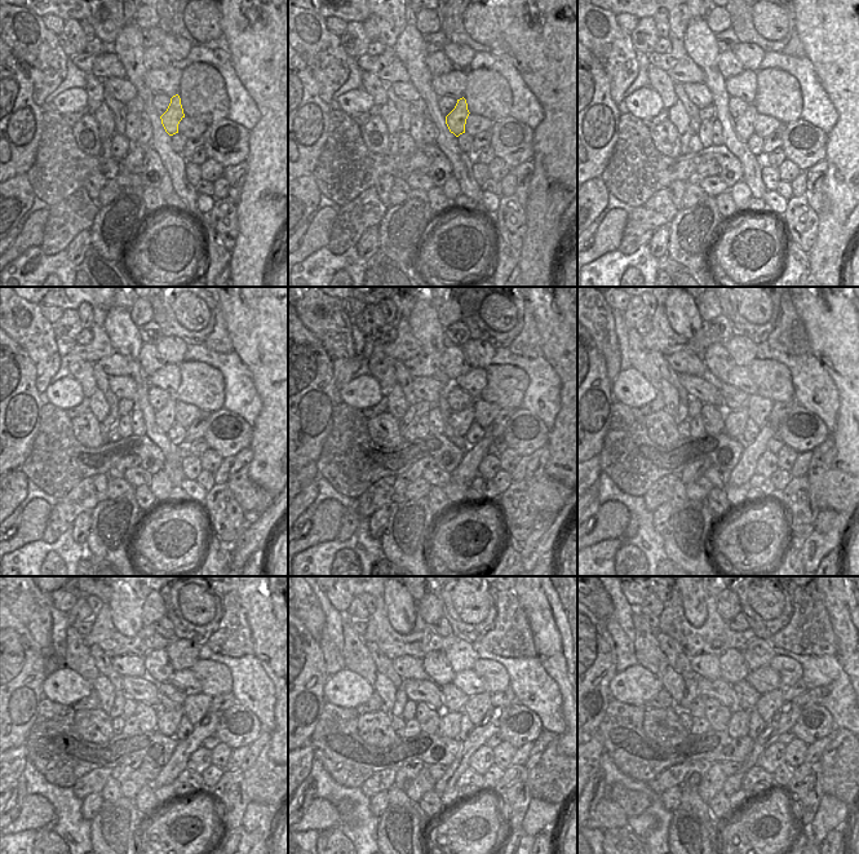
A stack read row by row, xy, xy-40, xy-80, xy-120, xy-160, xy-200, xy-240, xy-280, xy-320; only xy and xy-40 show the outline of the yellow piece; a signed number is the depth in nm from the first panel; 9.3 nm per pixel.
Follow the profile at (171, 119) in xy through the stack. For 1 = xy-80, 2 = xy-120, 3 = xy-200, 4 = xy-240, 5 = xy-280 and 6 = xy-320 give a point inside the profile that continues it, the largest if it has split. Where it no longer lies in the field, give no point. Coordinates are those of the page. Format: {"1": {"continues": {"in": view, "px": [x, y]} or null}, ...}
{"1": {"continues": {"in": "xy-80", "px": [744, 125]}}, "2": {"continues": {"in": "xy-120", "px": [165, 415]}}, "3": {"continues": {"in": "xy-200", "px": [740, 417]}}, "4": {"continues": {"in": "xy-240", "px": [164, 716]}}, "5": {"continues": {"in": "xy-280", "px": [450, 722]}}, "6": {"continues": {"in": "xy-320", "px": [738, 725]}}}

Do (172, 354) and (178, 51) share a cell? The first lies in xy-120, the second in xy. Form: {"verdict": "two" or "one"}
{"verdict": "one"}

